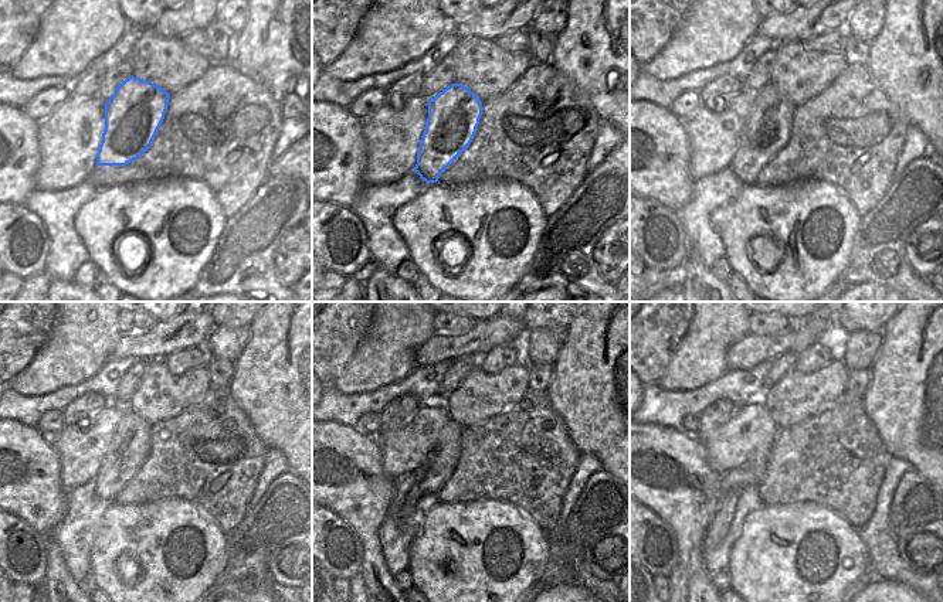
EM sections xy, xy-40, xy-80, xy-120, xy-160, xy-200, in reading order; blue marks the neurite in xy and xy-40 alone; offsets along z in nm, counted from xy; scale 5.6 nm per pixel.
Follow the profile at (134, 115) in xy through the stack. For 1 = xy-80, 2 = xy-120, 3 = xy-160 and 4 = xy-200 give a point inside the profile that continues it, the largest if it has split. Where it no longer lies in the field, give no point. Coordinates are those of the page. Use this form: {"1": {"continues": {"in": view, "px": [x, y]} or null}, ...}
{"1": {"continues": {"in": "xy-80", "px": [769, 125]}}, "2": {"continues": {"in": "xy-120", "px": [128, 451]}}, "3": {"continues": {"in": "xy-160", "px": [441, 461]}}, "4": {"continues": {"in": "xy-200", "px": [718, 529]}}}

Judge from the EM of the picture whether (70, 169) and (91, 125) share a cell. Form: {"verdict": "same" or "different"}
{"verdict": "same"}

